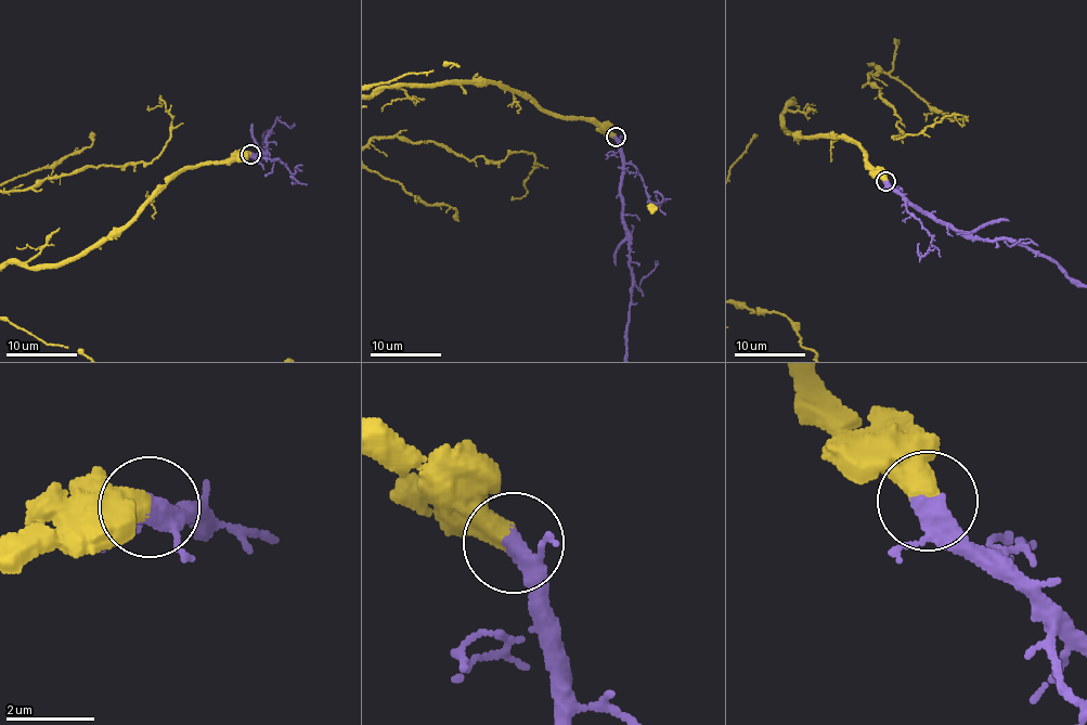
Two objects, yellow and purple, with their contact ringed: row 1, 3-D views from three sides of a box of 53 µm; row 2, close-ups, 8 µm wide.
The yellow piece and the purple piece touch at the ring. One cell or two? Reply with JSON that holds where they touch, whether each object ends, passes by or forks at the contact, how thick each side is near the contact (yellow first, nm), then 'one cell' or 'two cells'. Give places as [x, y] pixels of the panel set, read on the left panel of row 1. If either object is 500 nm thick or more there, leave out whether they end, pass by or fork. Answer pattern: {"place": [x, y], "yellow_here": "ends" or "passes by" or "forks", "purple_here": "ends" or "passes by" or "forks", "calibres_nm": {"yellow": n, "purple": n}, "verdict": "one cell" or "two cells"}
{"place": [250, 154], "calibres_nm": {"yellow": 550, "purple": 360}, "verdict": "one cell"}

